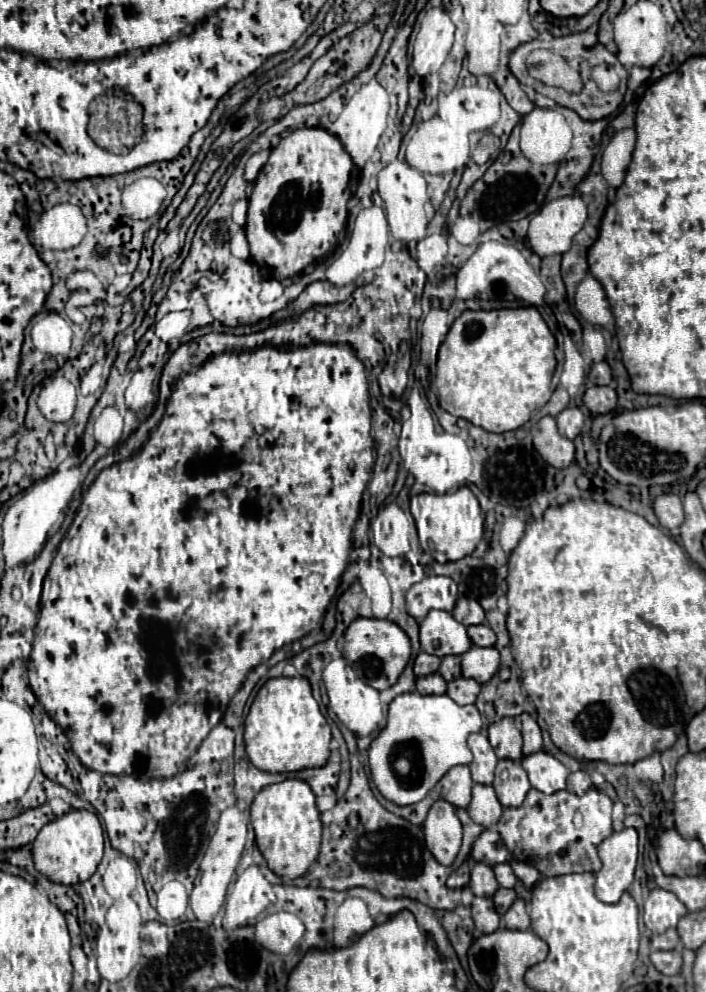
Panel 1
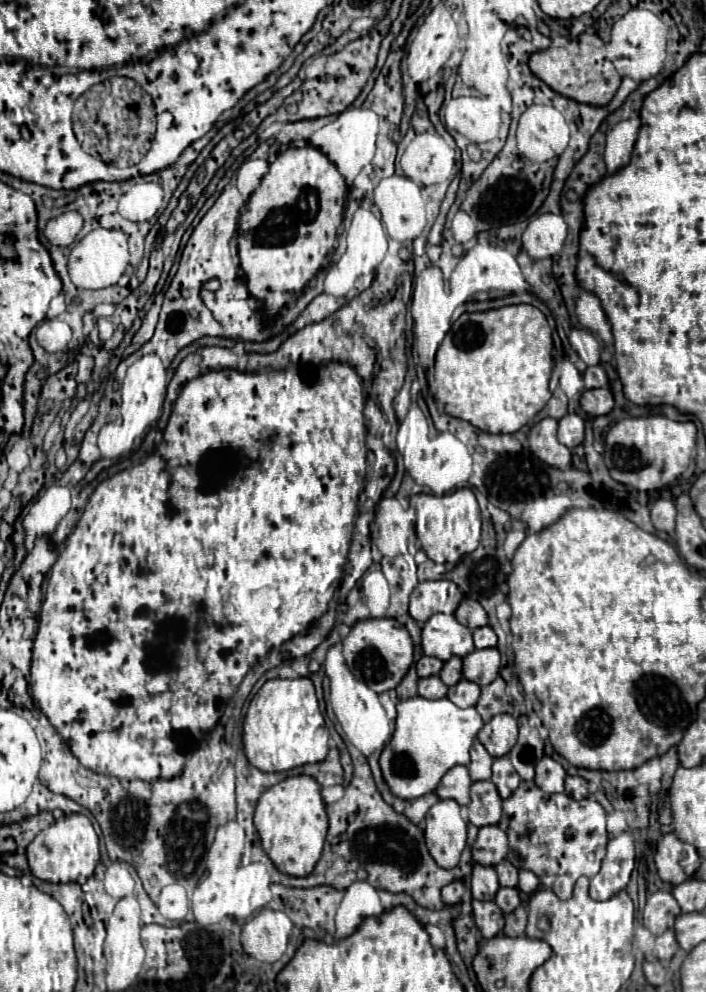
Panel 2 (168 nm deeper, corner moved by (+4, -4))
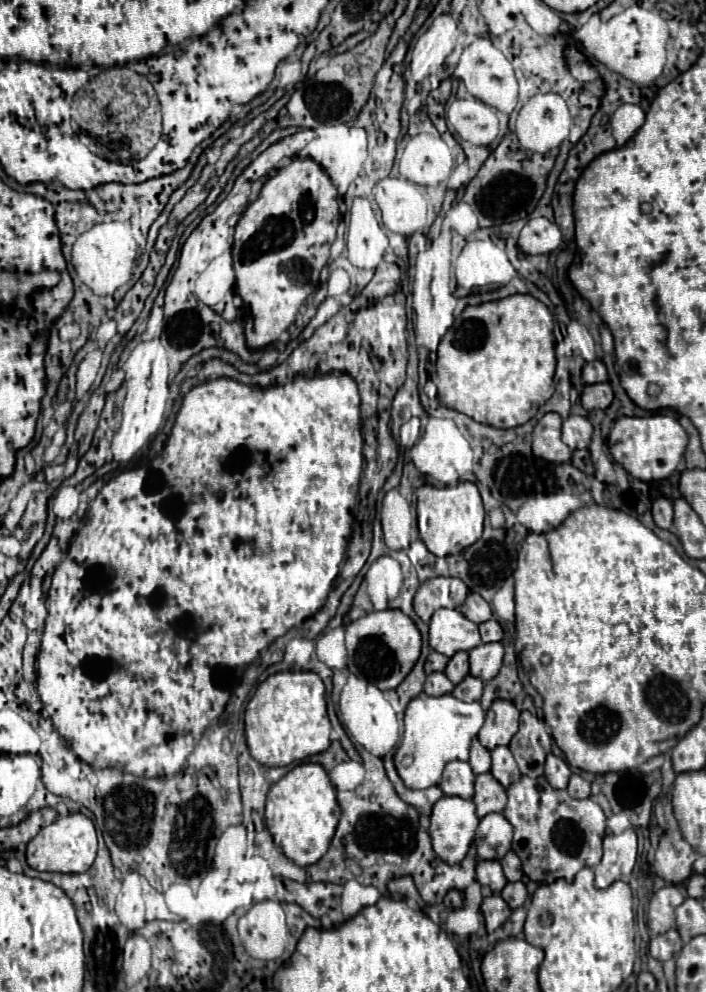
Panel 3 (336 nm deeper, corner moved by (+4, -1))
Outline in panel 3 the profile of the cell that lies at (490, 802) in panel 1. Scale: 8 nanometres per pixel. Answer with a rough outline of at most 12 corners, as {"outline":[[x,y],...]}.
{"outline":[[490,772],[476,776],[478,818],[502,812],[506,788]]}

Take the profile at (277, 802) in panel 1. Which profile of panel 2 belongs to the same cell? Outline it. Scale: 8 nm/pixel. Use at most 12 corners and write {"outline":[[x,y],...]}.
{"outline":[[320,785],[266,789],[254,825],[280,873],[310,875],[328,829]]}

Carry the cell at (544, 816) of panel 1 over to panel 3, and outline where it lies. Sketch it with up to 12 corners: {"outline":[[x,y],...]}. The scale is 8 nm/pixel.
{"outline":[[544,776],[510,784],[524,874],[572,882],[602,858],[606,816]]}

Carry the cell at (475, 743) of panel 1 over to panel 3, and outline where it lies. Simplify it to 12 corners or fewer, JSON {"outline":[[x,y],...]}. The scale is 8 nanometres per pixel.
{"outline":[[472,740],[470,766],[474,774],[490,772],[490,750]]}

